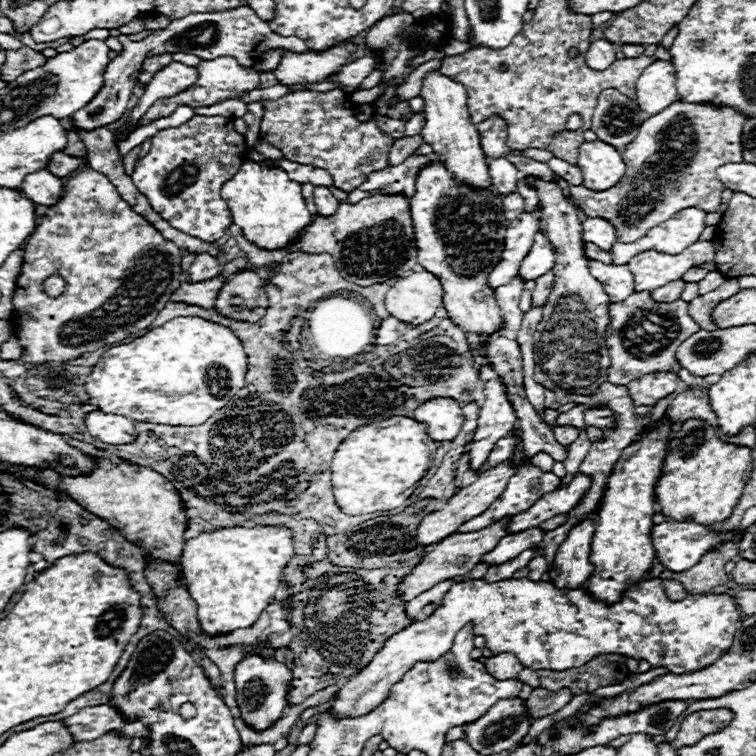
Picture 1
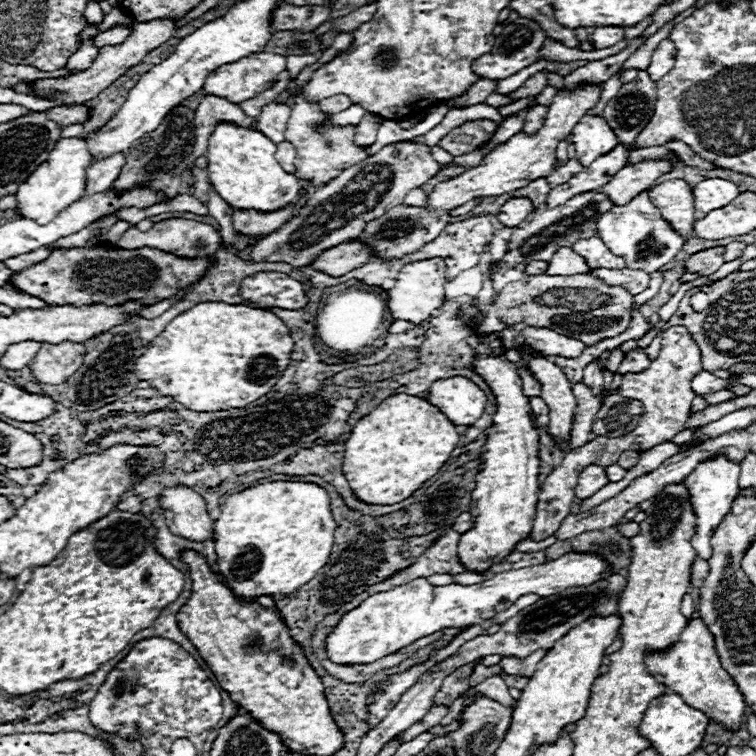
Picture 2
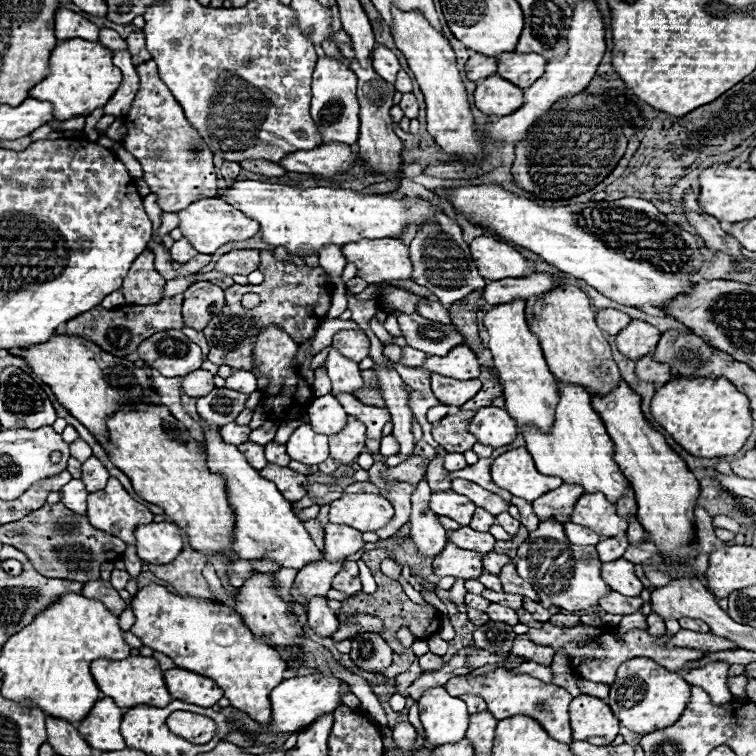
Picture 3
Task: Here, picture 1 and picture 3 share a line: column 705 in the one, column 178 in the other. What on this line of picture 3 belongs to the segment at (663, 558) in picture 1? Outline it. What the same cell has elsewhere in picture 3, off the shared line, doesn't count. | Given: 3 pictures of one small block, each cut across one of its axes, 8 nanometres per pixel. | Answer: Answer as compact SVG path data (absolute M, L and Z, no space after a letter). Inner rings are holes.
M152 522L142 524L134 532L138 544L138 556L148 564L168 564L172 562L186 546L186 532L174 522Z

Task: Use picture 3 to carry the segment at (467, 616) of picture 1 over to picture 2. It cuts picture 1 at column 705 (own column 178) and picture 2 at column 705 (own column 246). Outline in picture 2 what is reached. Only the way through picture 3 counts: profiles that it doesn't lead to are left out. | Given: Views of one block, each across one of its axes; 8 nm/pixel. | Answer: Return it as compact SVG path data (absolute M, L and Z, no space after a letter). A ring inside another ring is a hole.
M700 618L688 622L688 626L680 634L680 642L676 646L672 646L670 650L660 652L660 654L648 654L646 666L648 666L650 674L656 676L658 682L668 686L676 694L682 694L682 698L686 698L686 702L690 702L690 706L708 714L710 720L722 724L730 732L740 730L744 710L746 710L744 698L742 698L738 686L734 684L734 680L730 678L730 674L720 666L720 660L718 660L718 654L714 648L714 638L708 632L708 628L702 624Z

